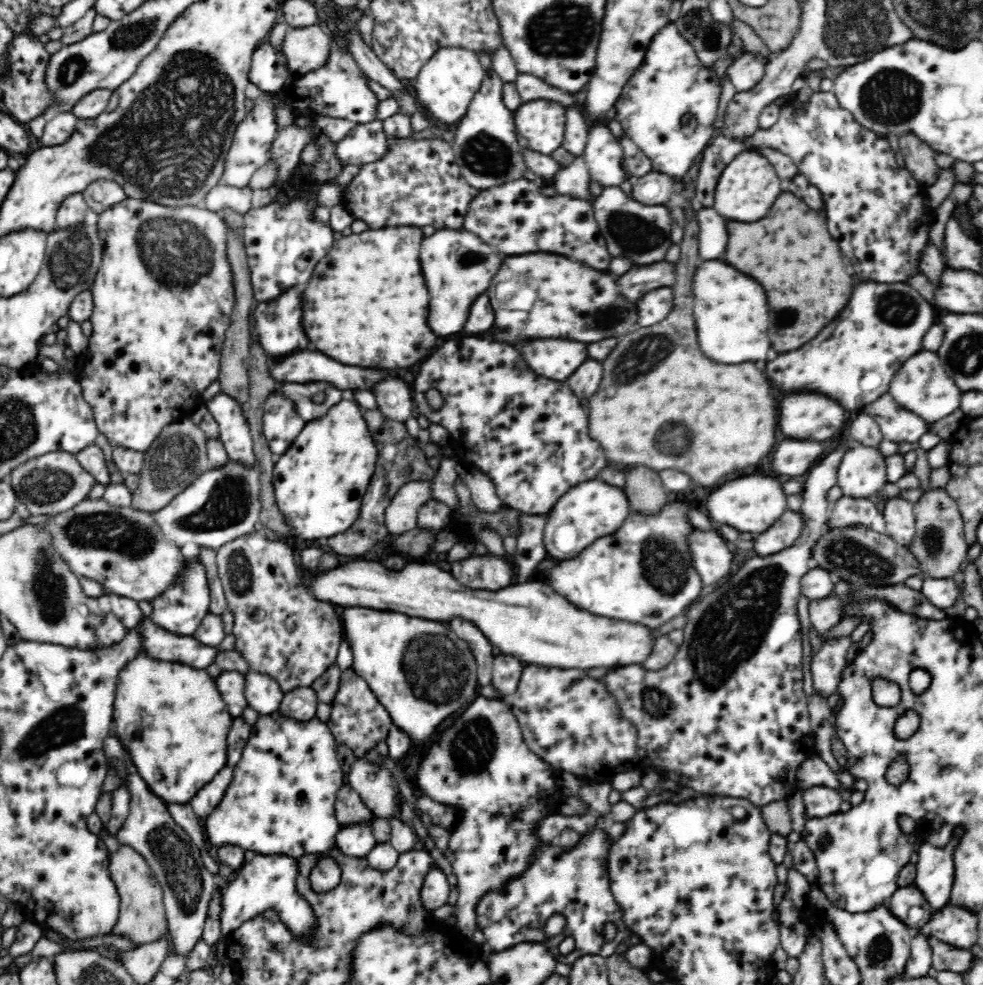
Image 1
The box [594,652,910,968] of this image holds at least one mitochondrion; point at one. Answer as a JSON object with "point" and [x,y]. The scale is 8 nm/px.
{"point":[650,701]}

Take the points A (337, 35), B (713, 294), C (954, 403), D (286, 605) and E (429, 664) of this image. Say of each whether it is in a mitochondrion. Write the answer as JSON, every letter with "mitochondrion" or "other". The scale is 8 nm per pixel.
{"A":"other","B":"other","C":"other","D":"other","E":"mitochondrion"}

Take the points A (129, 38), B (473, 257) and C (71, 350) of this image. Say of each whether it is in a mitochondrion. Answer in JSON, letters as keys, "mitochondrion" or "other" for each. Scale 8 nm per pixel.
{"A":"mitochondrion","B":"mitochondrion","C":"other"}

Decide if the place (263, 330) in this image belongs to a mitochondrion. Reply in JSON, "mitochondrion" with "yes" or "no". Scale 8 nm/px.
{"mitochondrion":"yes"}

